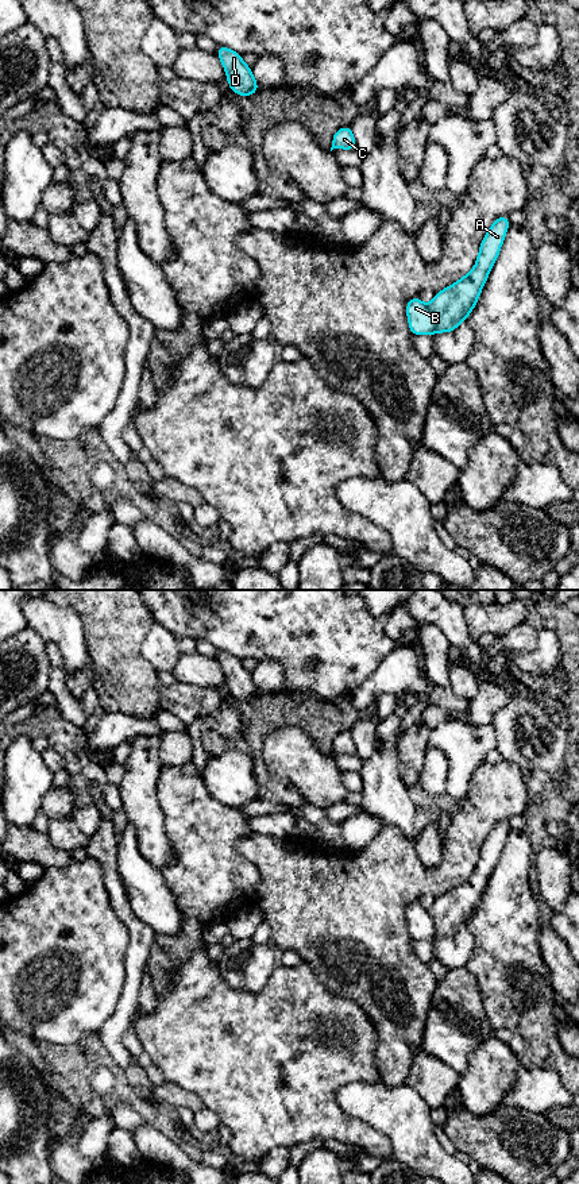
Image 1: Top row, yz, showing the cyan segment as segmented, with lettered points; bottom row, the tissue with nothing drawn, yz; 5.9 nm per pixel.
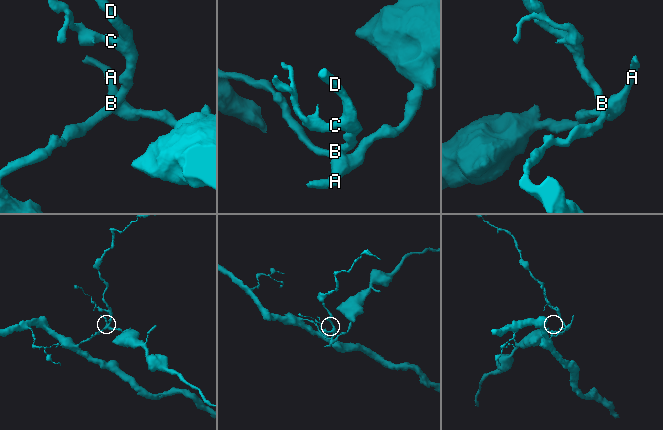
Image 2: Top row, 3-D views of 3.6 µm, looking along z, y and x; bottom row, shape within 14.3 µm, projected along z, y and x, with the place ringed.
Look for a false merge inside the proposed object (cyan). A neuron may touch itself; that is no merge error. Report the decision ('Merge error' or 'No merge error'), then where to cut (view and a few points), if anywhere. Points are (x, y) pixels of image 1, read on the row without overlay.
Merge error. Split along yz (427, 911), (435, 937)

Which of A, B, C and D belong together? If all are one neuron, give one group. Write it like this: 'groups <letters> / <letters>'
groups A / B C D

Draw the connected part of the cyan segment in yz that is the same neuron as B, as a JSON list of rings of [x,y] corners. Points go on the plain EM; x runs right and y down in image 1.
[[[420,902],[408,906],[406,919],[413,941],[435,938],[433,922],[429,913],[420,905]]]

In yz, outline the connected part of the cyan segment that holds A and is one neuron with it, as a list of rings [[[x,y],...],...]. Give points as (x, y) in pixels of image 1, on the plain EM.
[[[499,821],[482,845],[474,873],[435,899],[428,911],[433,922],[435,938],[452,937],[463,925],[467,925],[498,863],[509,830],[509,821]]]

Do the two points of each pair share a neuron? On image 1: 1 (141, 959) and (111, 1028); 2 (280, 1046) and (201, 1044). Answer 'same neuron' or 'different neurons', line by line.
1: same neuron
2: same neuron

